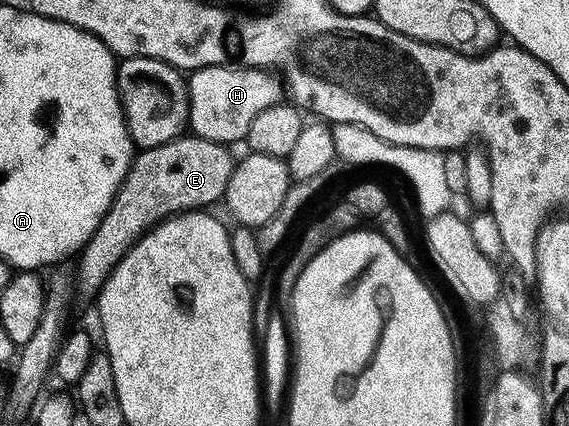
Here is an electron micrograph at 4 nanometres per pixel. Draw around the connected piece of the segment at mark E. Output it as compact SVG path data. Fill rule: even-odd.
M180 135L174 141L161 143L161 147L136 152L131 169L125 175L105 219L101 219L97 231L93 231L78 256L79 270L73 273L74 292L79 297L98 298L100 289L117 267L117 263L121 263L121 259L142 239L148 229L155 228L168 217L176 217L178 213L203 211L211 207L207 205L215 205L218 201L220 204L226 198L229 179L235 169L236 158L231 157L230 151L232 150L221 142L211 142L194 135Z

